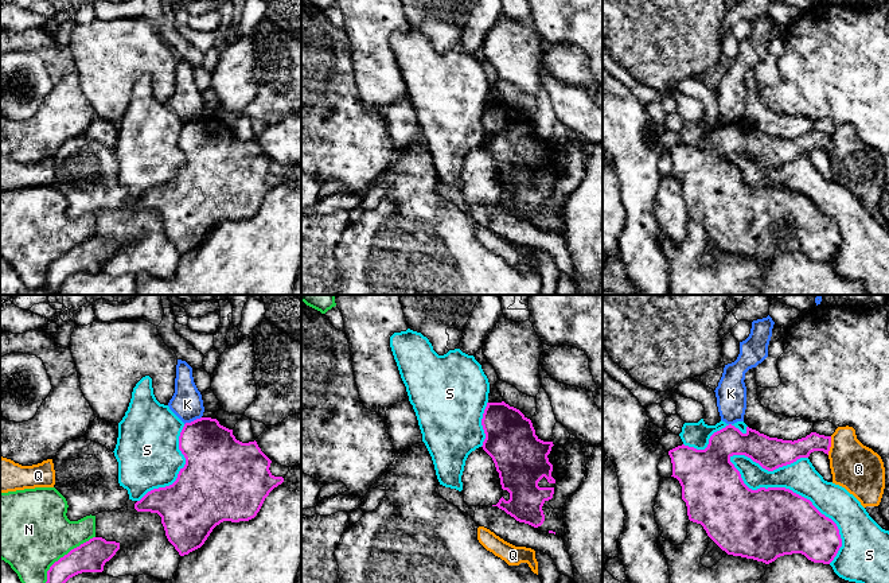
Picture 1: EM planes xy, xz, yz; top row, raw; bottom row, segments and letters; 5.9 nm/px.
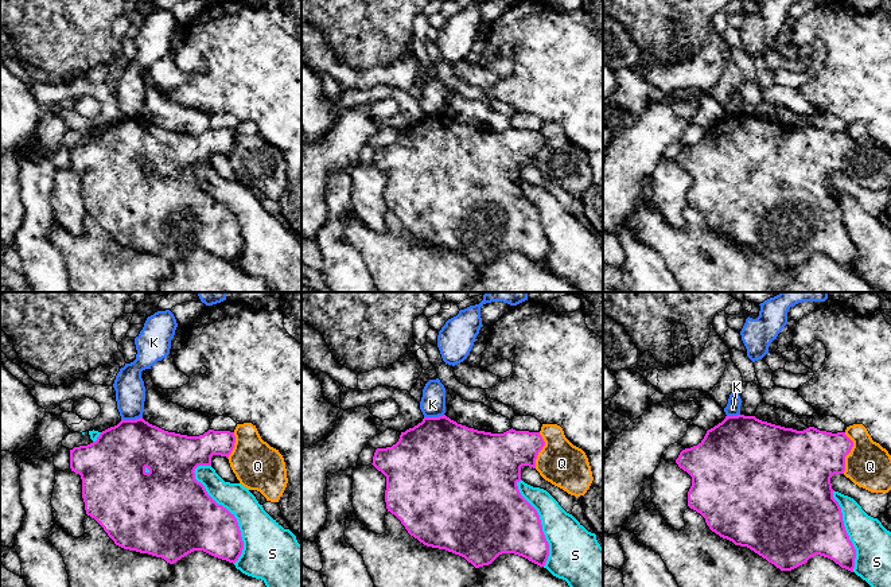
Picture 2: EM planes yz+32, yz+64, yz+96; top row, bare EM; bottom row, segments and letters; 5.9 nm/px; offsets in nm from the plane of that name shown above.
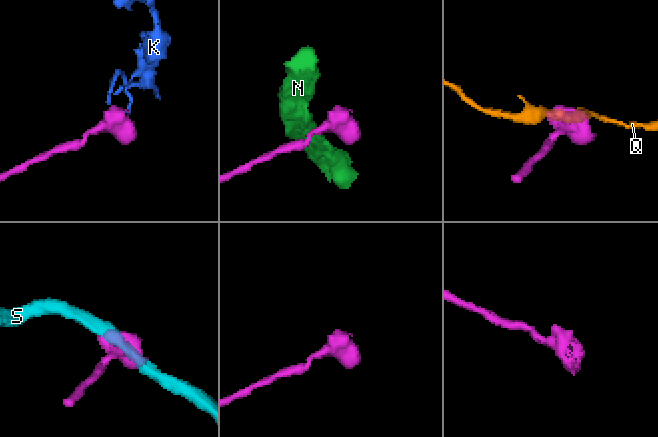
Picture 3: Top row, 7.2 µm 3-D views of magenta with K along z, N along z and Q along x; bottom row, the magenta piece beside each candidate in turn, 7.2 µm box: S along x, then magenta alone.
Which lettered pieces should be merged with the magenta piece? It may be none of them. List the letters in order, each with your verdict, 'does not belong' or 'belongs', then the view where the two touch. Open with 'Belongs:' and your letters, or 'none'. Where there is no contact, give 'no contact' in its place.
Belongs: none
K: does not belong; meets magenta in xy
N: does not belong; meets magenta in xy
Q: does not belong; meets magenta in yz
S: does not belong; meets magenta in yz

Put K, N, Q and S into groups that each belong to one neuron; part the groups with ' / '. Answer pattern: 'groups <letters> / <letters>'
groups K / N / Q / S

